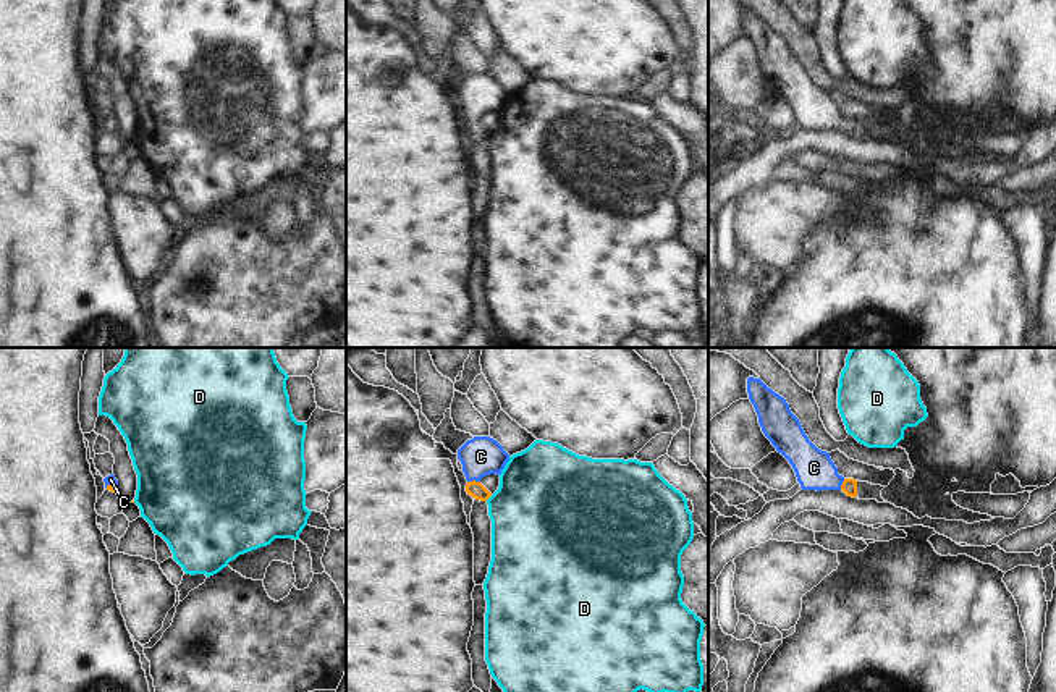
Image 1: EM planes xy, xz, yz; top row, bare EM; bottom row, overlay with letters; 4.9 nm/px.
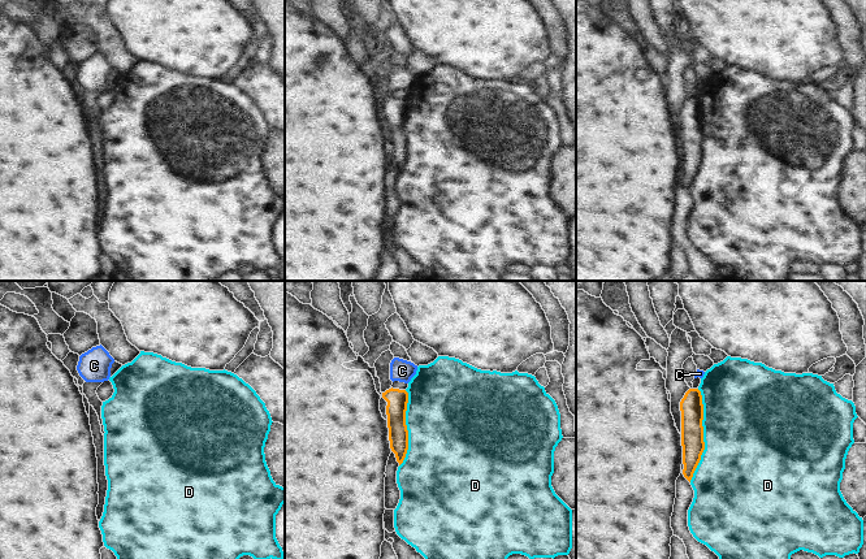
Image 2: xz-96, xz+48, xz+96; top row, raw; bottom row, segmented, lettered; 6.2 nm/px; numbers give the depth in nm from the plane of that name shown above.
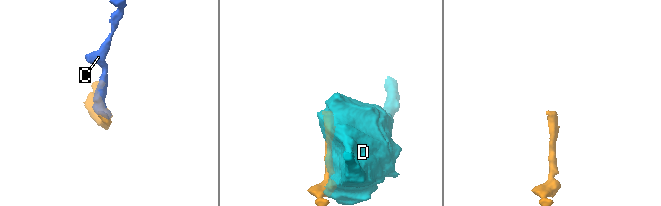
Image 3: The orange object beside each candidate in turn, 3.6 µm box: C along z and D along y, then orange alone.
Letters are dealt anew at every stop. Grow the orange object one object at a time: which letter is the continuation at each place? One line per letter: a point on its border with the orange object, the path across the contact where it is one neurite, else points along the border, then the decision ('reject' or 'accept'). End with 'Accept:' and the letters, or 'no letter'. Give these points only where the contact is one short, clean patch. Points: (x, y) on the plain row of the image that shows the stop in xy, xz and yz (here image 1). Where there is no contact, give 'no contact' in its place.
C: xz (473, 118) | across xz (474, 126), (473, 118), (474, 104), (481, 94) | accept
D: xz (489, 135) | reject
Accept: C

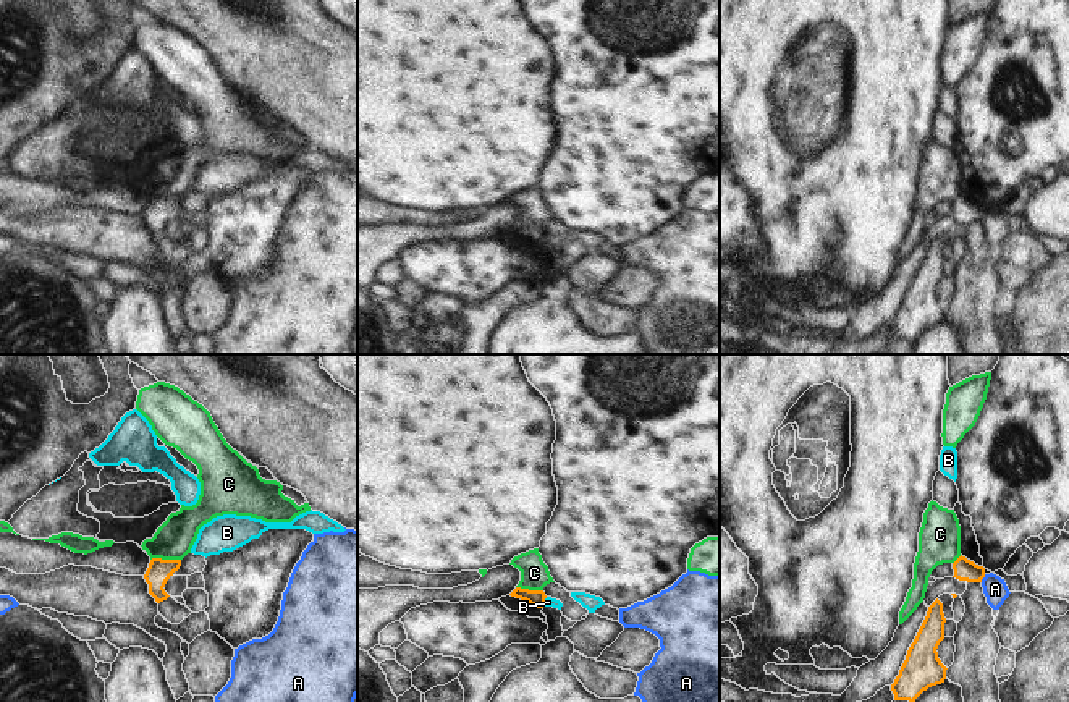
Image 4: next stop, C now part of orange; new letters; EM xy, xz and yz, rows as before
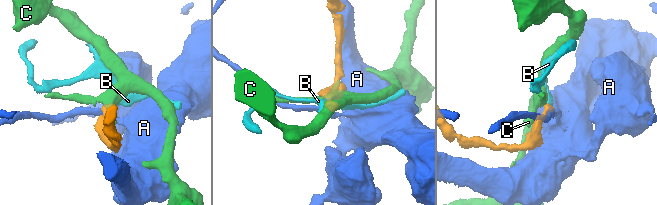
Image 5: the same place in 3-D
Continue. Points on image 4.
A: yz (984, 214) | along yz (985, 212), (980, 219) | reject
B: xz (544, 240) | along xz (547, 235), (544, 243) | reject
C: xy (165, 198) | along xy (180, 196), (151, 198) | reject
Accept: no letter

